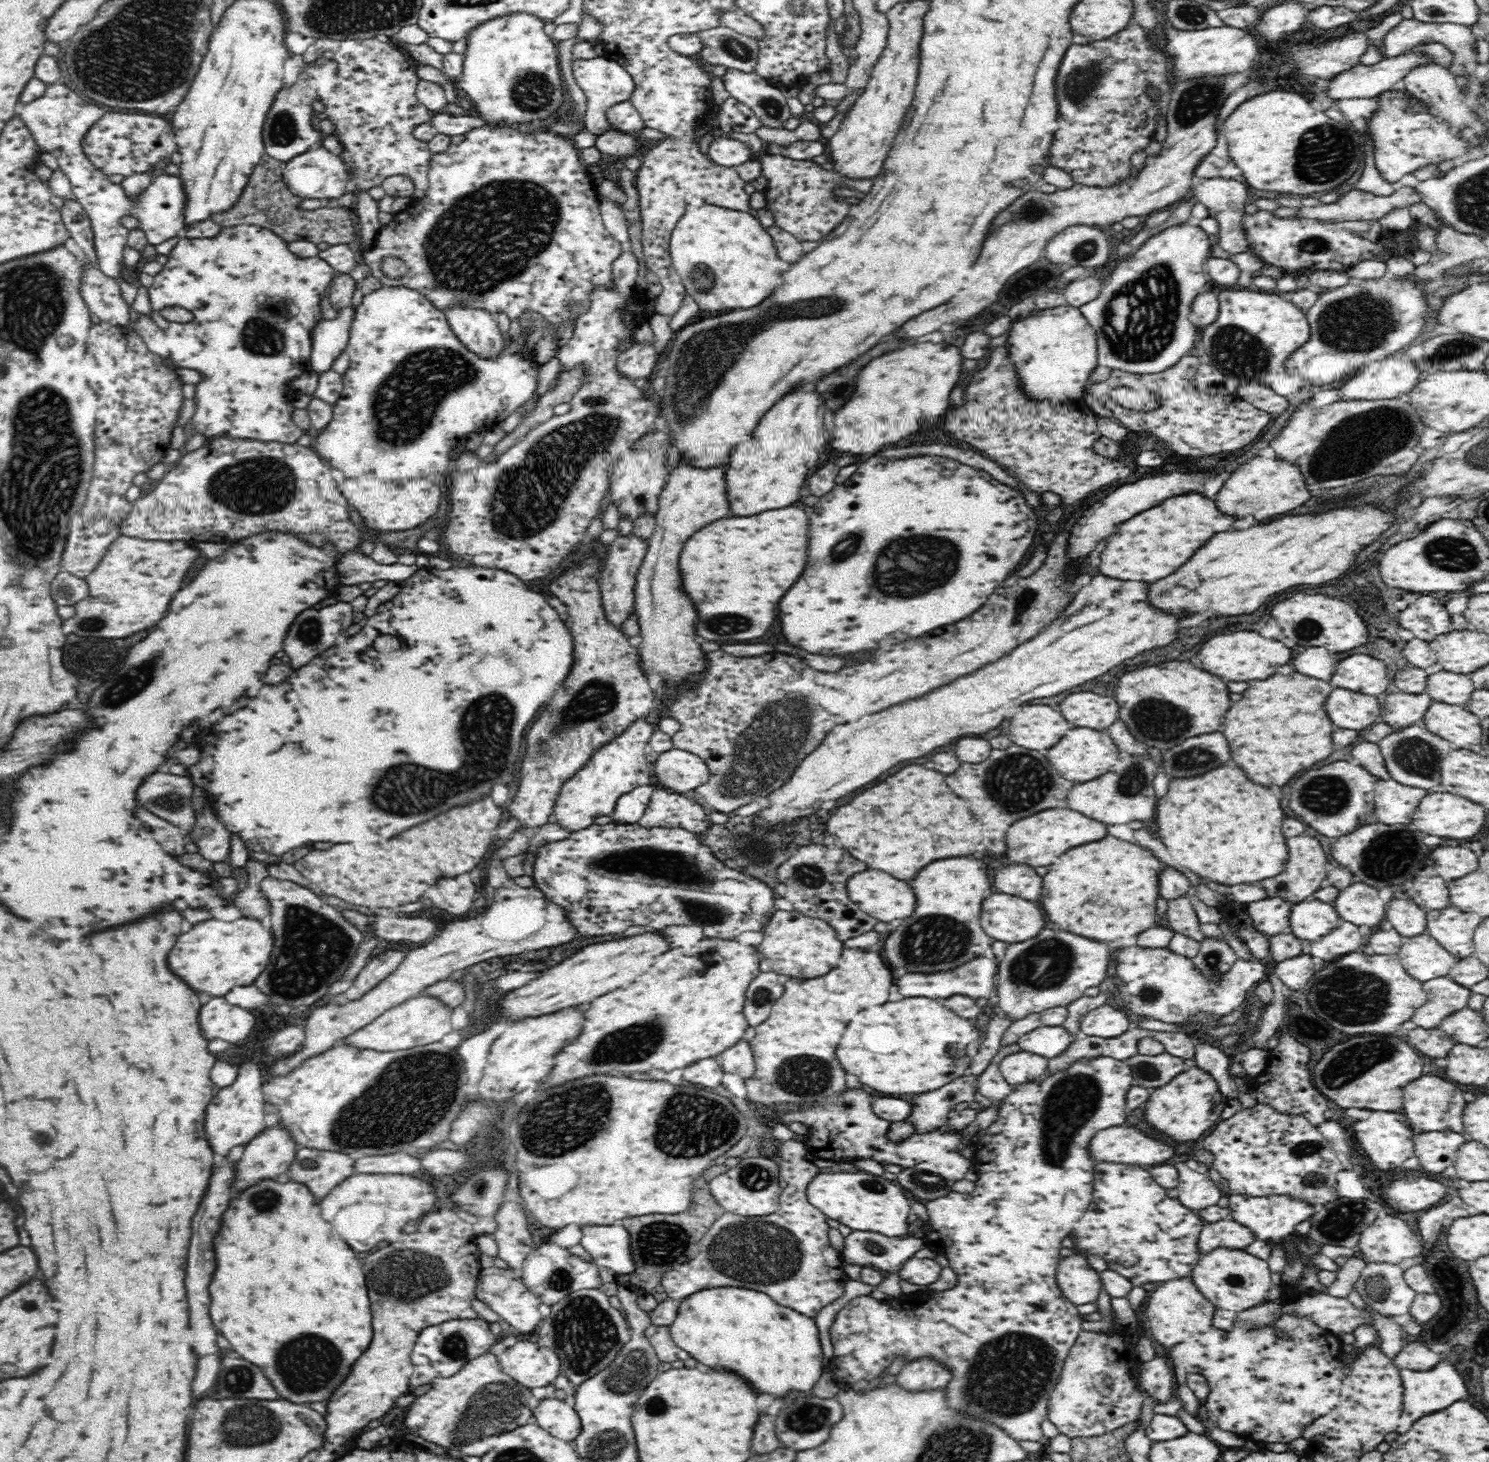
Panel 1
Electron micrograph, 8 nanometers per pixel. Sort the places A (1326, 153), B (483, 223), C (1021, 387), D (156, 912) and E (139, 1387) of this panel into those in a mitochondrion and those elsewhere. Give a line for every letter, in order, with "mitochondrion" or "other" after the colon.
A: mitochondrion
B: mitochondrion
C: other
D: other
E: other

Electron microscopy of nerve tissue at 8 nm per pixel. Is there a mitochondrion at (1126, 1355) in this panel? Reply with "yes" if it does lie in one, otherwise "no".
no

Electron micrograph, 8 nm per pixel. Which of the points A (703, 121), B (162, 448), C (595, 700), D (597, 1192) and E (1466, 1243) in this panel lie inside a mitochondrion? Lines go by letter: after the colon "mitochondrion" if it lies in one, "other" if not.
A: other
B: other
C: mitochondrion
D: other
E: other

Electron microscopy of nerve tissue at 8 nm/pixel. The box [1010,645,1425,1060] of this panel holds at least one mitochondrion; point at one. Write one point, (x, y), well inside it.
(1368, 995)

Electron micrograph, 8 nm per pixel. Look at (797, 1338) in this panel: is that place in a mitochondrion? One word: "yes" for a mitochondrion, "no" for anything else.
no

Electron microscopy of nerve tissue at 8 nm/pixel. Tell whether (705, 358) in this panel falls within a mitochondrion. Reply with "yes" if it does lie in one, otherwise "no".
yes

